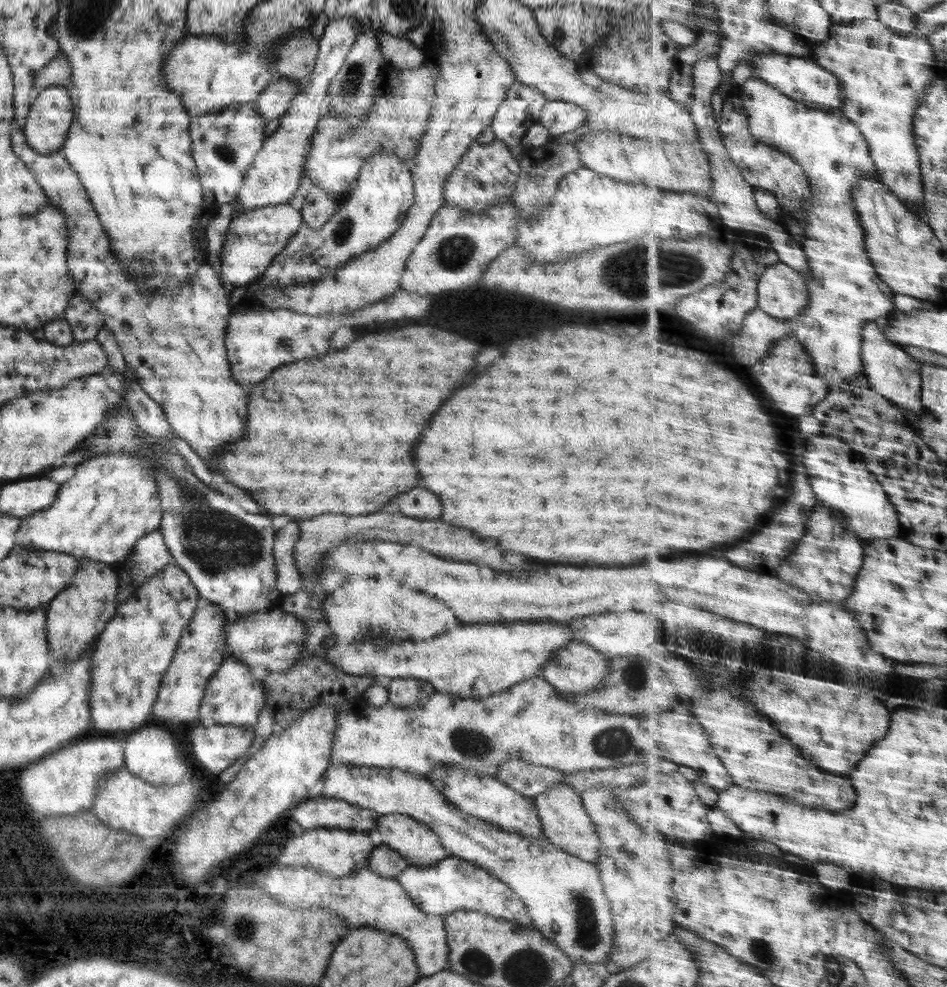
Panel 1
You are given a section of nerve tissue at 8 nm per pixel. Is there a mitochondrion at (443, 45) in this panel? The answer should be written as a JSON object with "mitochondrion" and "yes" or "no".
{"mitochondrion":"no"}

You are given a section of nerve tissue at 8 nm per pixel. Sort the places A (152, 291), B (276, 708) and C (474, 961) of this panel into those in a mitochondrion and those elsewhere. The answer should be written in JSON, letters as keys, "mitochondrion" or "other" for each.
{"A":"other","B":"other","C":"mitochondrion"}

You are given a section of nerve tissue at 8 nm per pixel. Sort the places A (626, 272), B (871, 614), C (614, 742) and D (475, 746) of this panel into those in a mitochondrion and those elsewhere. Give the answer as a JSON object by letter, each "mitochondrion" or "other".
{"A":"mitochondrion","B":"mitochondrion","C":"mitochondrion","D":"mitochondrion"}

